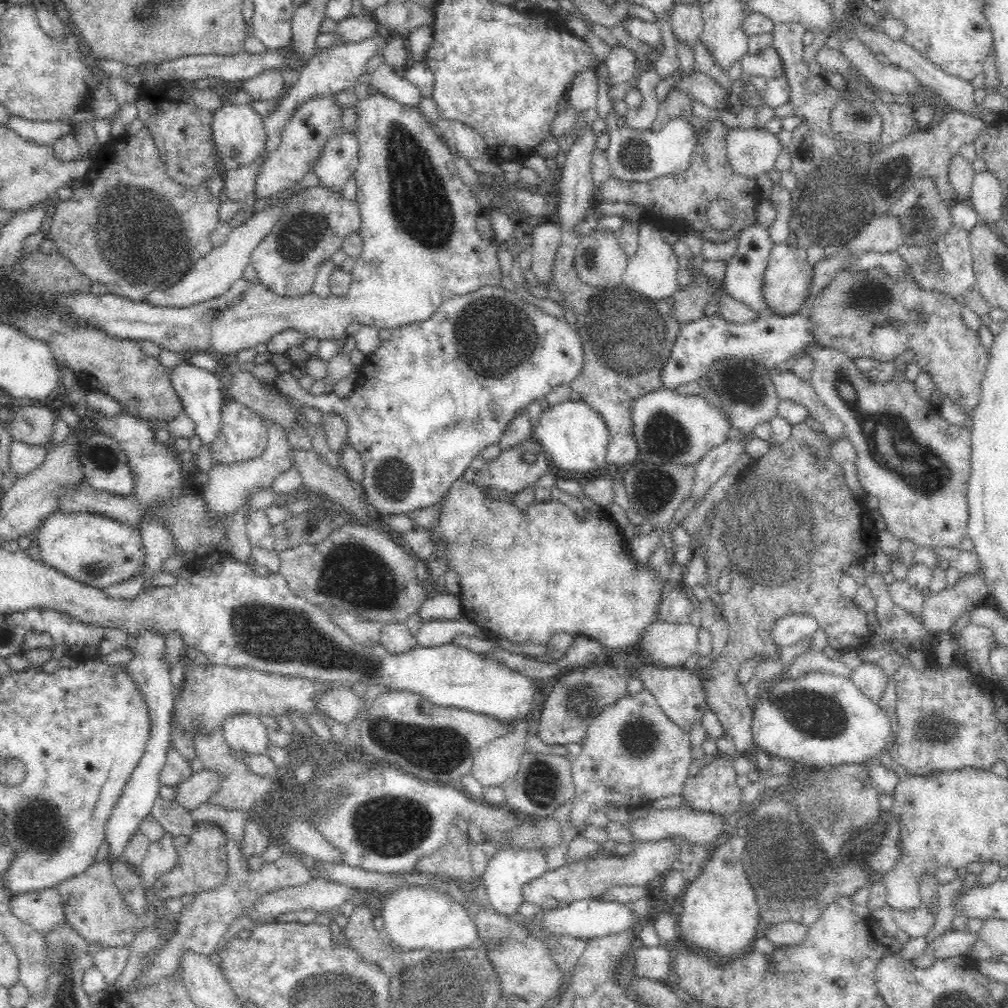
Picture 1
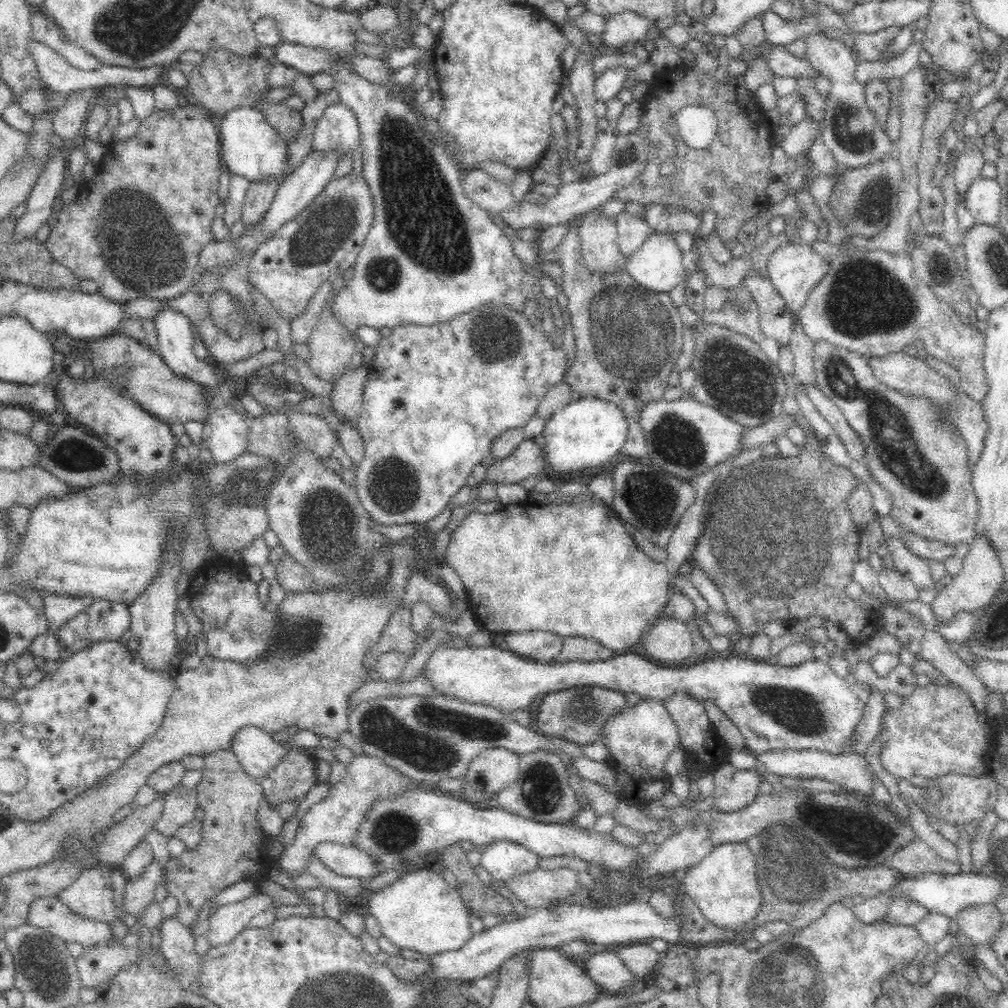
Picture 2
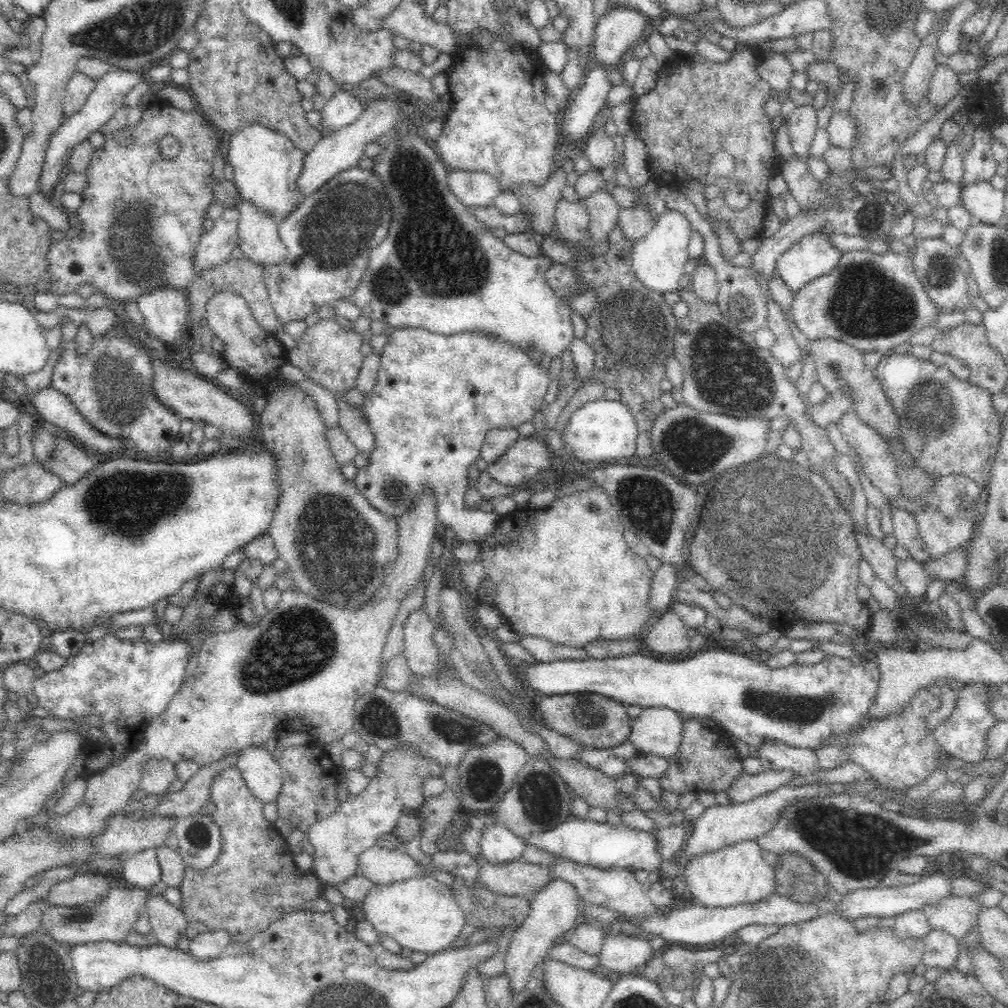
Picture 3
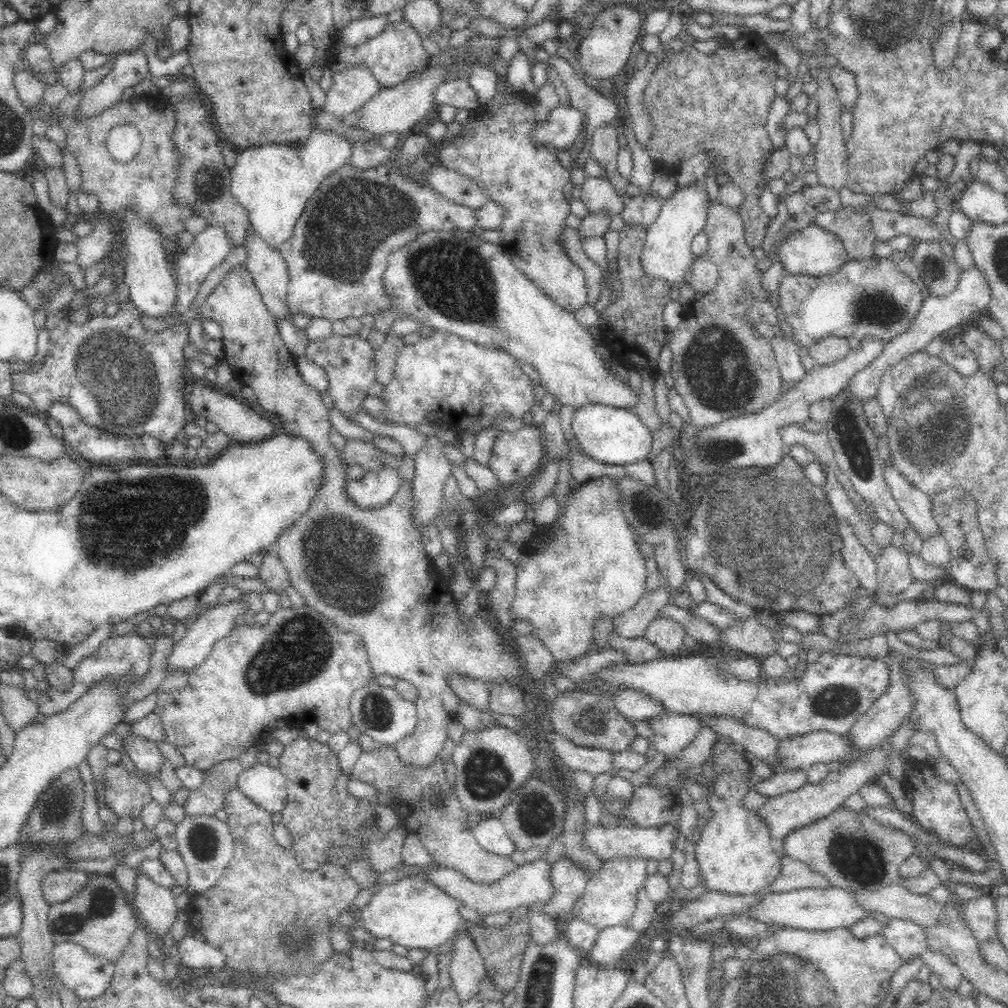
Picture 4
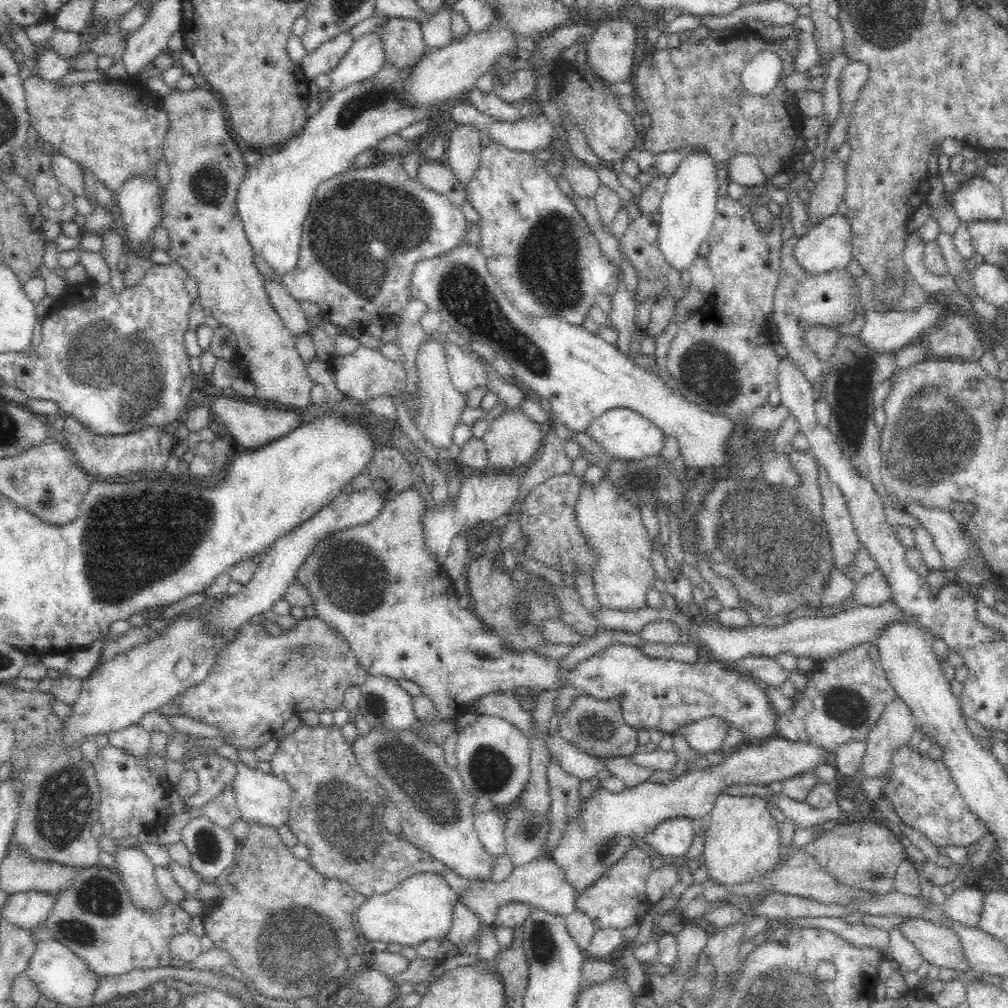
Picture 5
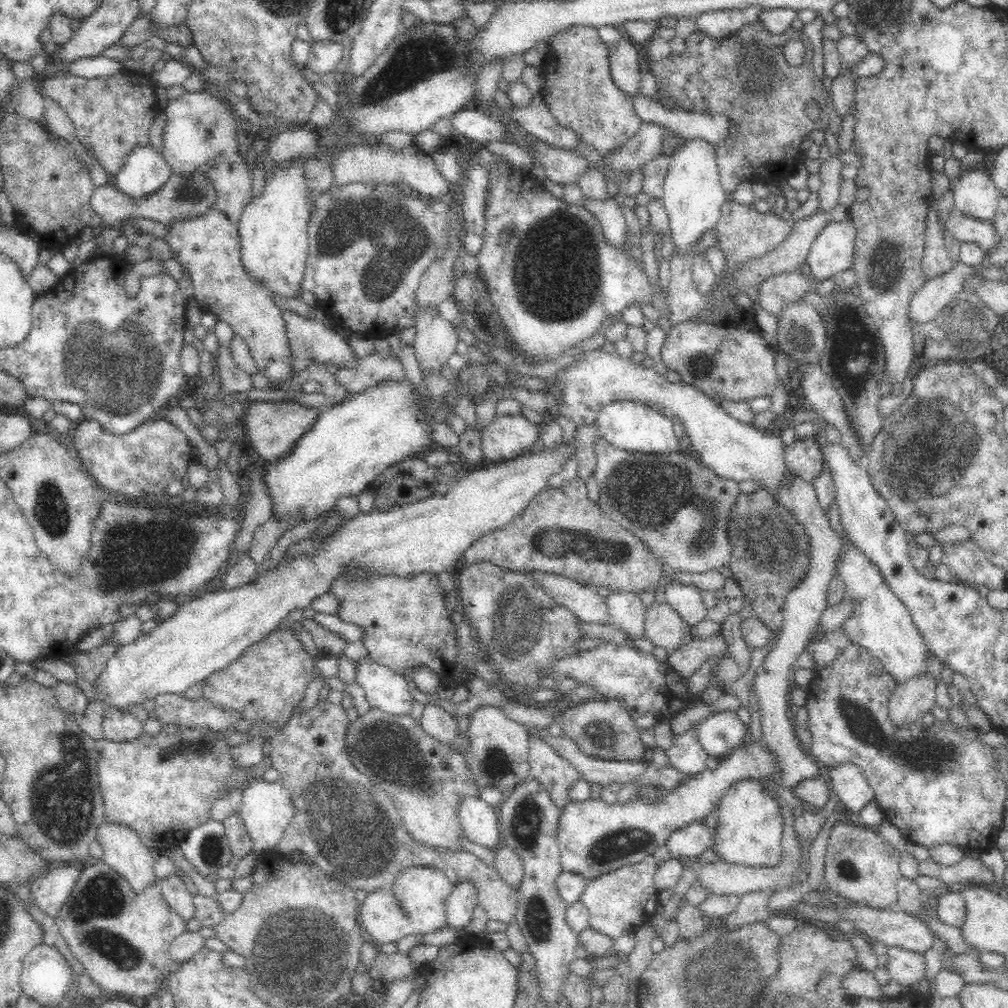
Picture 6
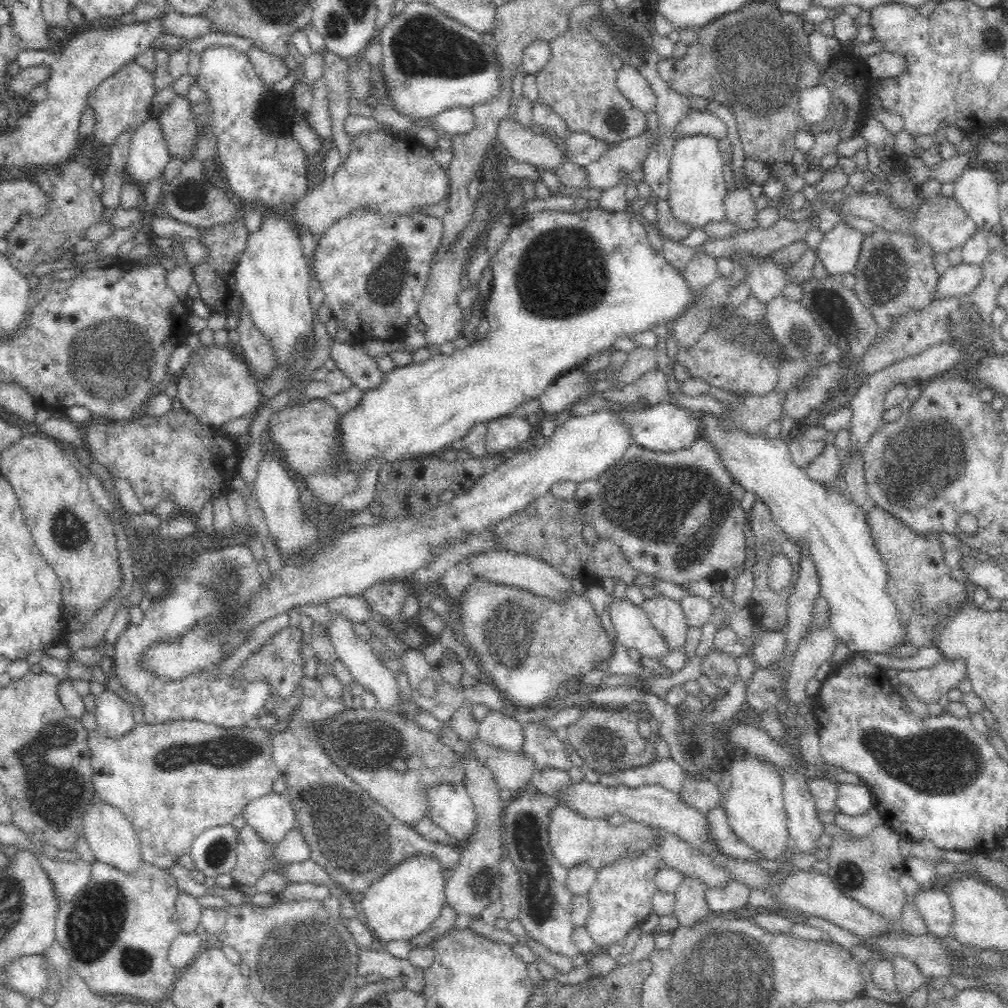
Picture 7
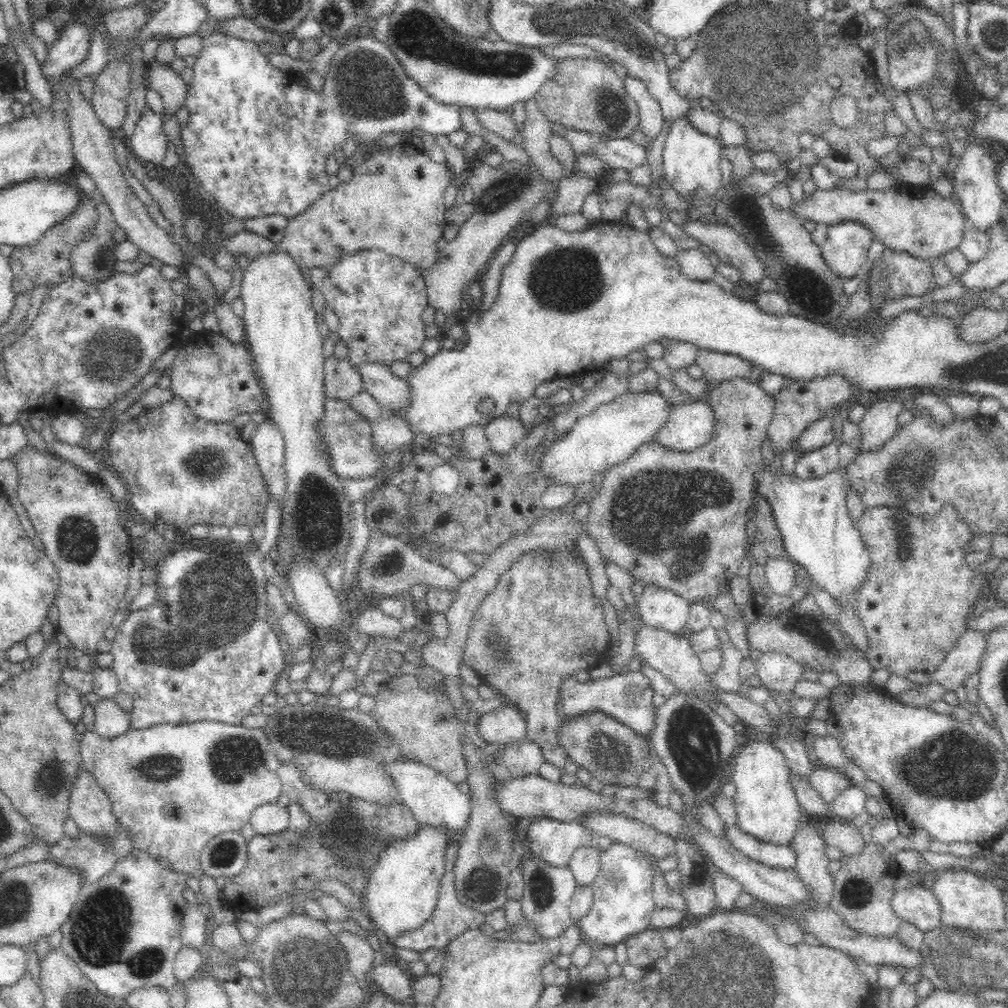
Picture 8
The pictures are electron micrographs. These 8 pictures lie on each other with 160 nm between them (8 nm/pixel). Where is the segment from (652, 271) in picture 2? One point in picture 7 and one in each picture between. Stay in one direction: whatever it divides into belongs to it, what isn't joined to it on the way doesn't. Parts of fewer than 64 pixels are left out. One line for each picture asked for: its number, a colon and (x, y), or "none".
3: (658, 260)
4: (666, 255)
5: (687, 211)
6: (693, 195)
7: (697, 190)

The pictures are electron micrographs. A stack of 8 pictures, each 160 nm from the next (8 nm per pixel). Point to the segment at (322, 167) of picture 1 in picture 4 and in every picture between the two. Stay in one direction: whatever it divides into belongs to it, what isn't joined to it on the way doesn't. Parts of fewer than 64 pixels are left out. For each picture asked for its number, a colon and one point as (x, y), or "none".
2: (337, 131)
3: (341, 110)
4: (350, 89)

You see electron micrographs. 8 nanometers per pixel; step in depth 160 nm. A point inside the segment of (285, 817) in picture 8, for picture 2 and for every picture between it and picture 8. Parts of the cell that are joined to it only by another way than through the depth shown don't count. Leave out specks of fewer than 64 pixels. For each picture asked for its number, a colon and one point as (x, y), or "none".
2: (258, 751)
3: (262, 773)
4: (265, 785)
5: (262, 797)
6: (266, 808)
7: (271, 816)

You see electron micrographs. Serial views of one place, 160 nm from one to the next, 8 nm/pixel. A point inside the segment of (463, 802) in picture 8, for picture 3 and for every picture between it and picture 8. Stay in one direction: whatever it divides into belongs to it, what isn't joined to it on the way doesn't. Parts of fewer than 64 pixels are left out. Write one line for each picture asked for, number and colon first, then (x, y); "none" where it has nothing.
3: (499, 846)
4: (491, 835)
5: (490, 826)
6: (481, 824)
7: (451, 806)

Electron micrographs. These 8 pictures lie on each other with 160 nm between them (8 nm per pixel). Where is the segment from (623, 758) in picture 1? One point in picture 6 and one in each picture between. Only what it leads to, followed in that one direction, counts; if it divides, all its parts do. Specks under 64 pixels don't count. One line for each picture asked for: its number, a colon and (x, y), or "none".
2: (638, 739)
3: (656, 731)
4: (670, 733)
5: (706, 735)
6: (718, 734)

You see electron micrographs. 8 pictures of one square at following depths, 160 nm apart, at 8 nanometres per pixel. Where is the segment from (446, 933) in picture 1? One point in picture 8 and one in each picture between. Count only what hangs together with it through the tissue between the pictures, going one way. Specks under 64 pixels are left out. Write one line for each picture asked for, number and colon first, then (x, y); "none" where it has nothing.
2: (420, 912)
3: (421, 914)
4: (415, 914)
5: (420, 909)
6: (415, 905)
7: (406, 902)
8: (401, 893)

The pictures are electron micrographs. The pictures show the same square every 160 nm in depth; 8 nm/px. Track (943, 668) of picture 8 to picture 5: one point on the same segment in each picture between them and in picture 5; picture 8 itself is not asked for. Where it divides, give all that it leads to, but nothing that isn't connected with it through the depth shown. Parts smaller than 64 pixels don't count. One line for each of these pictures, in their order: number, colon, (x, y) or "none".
5: (894, 728)
6: (909, 701)
7: (927, 685)

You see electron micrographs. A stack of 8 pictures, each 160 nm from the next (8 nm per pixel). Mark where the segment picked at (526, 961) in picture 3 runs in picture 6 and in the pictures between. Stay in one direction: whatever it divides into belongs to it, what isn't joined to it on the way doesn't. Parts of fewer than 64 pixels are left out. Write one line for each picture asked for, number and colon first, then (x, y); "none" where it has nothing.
4: (569, 881)
5: (609, 822)
6: (595, 837)

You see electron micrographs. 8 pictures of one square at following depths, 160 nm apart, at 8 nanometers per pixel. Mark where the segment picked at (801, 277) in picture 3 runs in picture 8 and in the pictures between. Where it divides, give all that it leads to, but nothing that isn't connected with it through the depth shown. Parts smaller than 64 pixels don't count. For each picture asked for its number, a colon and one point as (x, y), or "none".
4: (813, 251)
5: (827, 246)
6: (832, 252)
7: (838, 251)
8: (845, 251)

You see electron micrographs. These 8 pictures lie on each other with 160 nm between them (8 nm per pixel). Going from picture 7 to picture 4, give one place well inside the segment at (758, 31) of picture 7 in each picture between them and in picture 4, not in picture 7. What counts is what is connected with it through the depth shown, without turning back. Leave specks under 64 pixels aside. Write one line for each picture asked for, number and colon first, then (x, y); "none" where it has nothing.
4: (717, 104)
5: (694, 95)
6: (745, 77)

